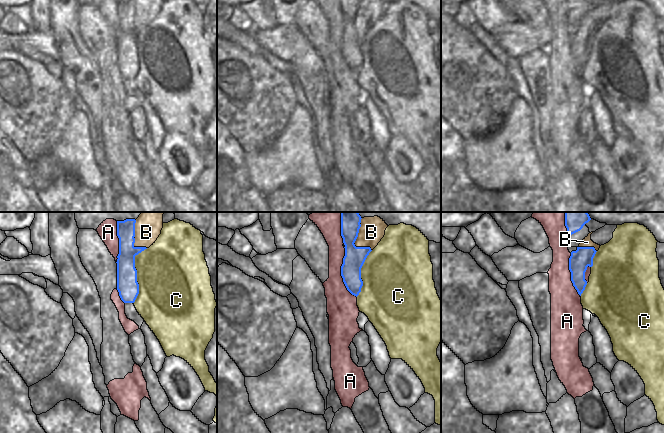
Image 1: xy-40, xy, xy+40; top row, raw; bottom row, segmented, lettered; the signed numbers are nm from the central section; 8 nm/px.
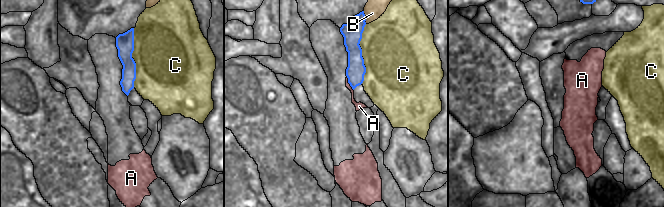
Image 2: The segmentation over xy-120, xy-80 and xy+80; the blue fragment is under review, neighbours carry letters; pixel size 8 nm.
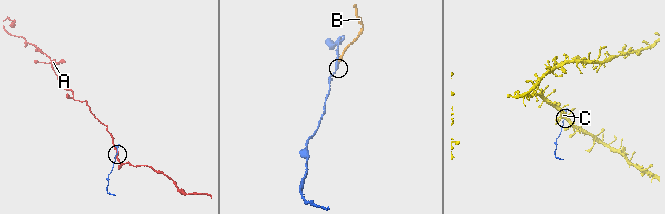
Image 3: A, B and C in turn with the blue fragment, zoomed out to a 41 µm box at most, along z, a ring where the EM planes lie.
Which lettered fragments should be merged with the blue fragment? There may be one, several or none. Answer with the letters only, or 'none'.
none.

